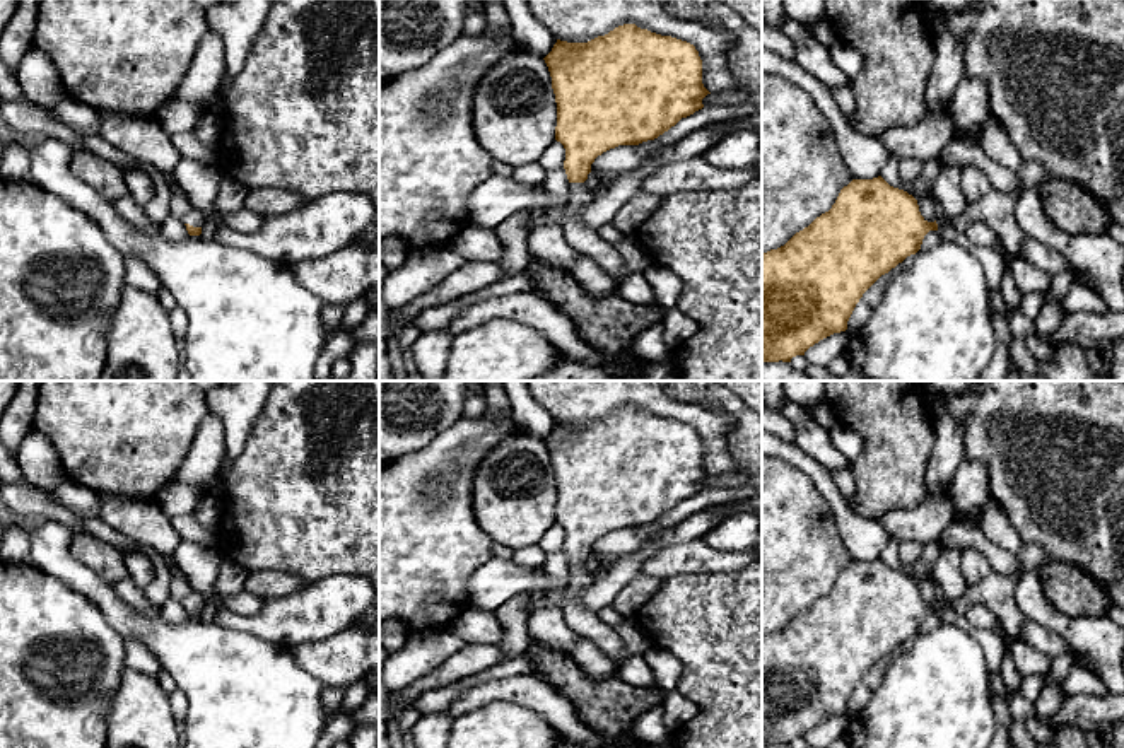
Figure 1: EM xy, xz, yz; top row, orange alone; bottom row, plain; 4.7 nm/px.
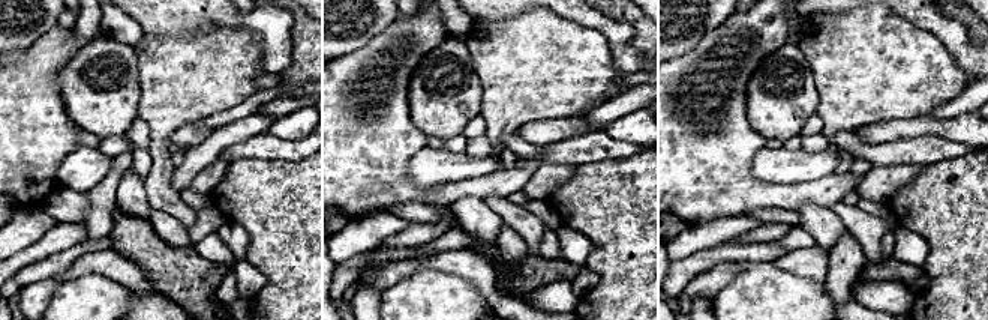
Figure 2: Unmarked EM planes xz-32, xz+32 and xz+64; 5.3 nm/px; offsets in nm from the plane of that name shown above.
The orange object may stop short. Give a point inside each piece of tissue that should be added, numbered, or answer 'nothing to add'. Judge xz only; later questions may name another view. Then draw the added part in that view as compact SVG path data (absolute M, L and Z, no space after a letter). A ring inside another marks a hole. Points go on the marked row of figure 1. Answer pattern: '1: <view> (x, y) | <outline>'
1: xz (583, 239) | M569 183L567 215L562 234L579 254L589 256L617 285L625 278L623 258L617 248L601 239L596 229L581 222L581 210L594 198L584 183Z

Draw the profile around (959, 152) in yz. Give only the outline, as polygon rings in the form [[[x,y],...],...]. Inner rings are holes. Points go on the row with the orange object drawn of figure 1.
[[[953,137],[943,149],[941,159],[950,166],[975,166],[979,167],[989,181],[989,186],[998,191],[1016,191],[1018,178],[1008,167],[999,166],[991,157],[986,155],[982,147],[974,142],[967,142]]]

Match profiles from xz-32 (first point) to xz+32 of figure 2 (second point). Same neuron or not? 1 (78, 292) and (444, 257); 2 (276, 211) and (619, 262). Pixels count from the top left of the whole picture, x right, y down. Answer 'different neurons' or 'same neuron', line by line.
1: different neurons
2: same neuron

